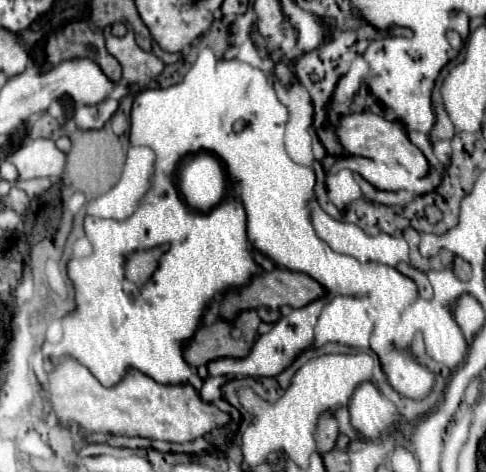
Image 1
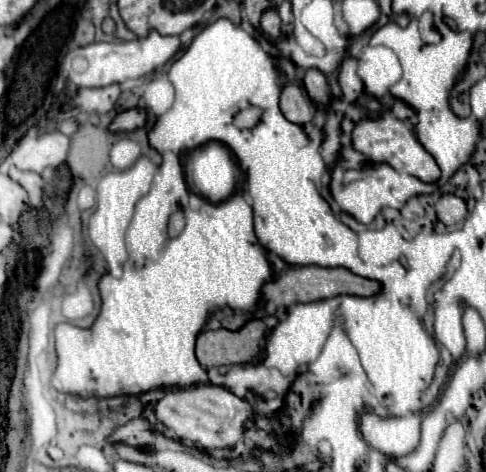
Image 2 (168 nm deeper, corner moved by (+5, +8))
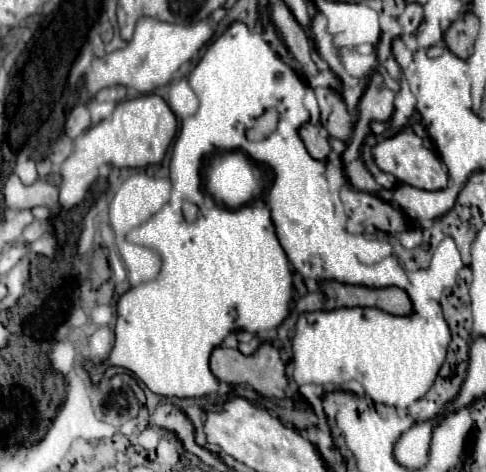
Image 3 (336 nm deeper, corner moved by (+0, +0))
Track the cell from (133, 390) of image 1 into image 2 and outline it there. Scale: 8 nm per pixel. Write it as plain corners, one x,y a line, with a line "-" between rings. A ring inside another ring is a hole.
210,384
190,386
186,390
168,392
154,410
156,418
170,430
176,430
178,438
196,442
202,448
234,448
238,440
248,432
248,420
252,418
252,404
234,396
230,390

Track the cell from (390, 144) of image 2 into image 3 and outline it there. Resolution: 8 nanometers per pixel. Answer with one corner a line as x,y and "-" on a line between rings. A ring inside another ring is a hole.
401,130
399,134
375,144
371,148
371,154
373,154
375,164
383,172
393,174
403,184
411,184
419,190
441,190
447,186
447,168
443,166
435,150
427,148
413,130

